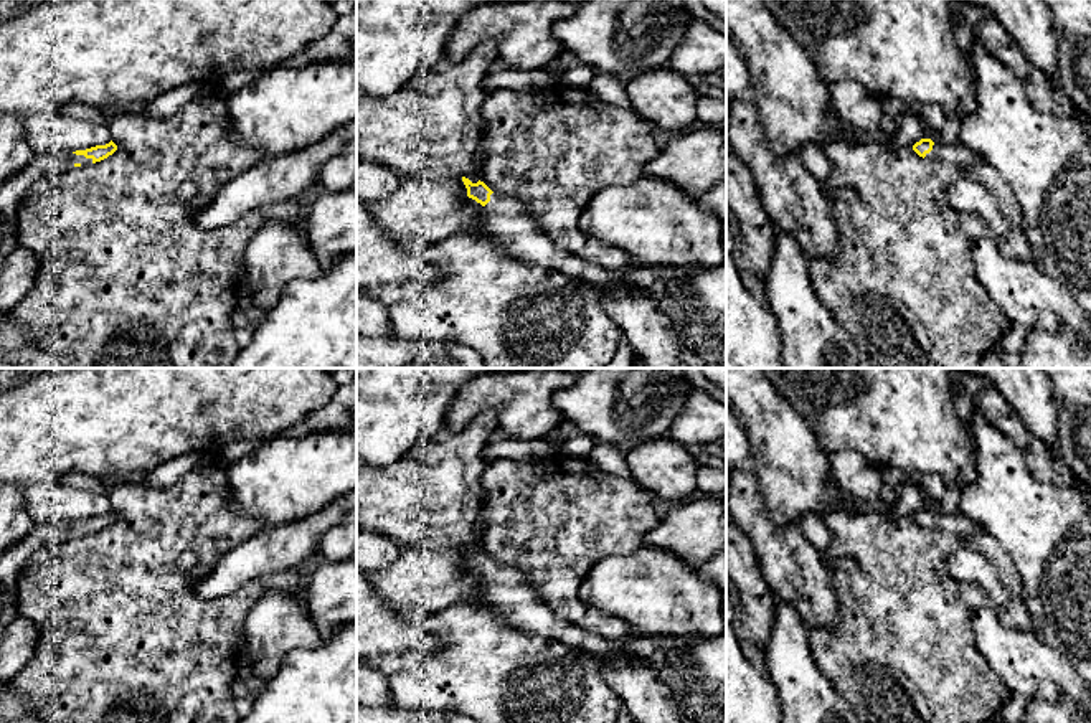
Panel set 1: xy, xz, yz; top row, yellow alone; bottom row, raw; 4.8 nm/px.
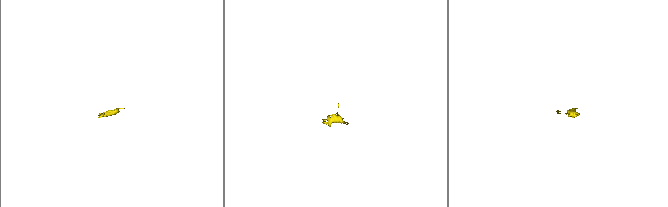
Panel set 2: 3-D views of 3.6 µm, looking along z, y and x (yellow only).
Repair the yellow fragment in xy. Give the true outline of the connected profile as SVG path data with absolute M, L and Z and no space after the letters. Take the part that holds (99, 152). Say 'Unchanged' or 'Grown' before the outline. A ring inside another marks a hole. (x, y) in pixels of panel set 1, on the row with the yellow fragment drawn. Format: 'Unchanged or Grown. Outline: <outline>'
Grown. Outline: M111 140L106 145L86 150L33 154L26 167L0 185L0 271L8 256L18 248L17 215L31 187L43 177L63 173L71 167L101 162L116 150L117 145Z

